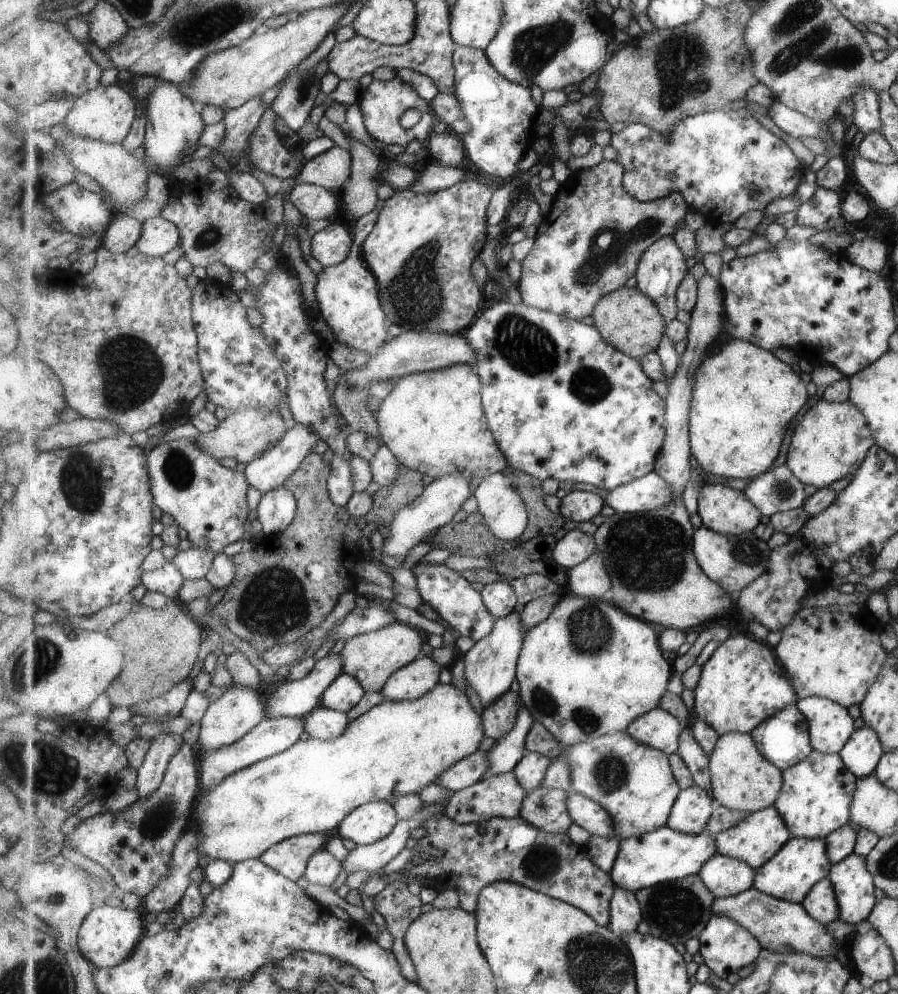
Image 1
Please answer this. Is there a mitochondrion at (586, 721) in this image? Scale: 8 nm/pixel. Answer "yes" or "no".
yes

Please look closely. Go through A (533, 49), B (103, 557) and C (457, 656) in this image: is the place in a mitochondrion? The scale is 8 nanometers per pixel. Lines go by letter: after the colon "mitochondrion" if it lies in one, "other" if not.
A: mitochondrion
B: other
C: other

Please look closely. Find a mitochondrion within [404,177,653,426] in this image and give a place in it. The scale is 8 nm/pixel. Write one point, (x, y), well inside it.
(526, 346)

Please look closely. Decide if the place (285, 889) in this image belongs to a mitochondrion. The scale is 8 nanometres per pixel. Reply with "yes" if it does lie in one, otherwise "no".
no

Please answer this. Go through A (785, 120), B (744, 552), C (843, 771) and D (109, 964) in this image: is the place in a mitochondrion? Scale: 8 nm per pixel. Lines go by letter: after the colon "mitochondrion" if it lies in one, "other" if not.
A: other
B: mitochondrion
C: other
D: other

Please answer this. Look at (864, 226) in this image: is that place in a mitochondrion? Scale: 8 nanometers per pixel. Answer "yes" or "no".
no

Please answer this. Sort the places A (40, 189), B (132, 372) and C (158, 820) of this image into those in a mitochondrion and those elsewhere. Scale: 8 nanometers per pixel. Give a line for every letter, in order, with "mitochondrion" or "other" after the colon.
A: other
B: mitochondrion
C: mitochondrion

